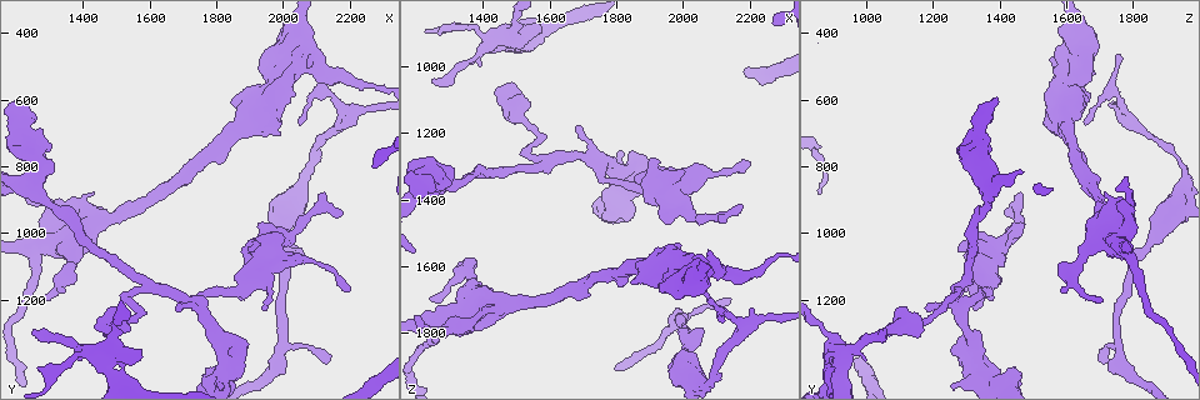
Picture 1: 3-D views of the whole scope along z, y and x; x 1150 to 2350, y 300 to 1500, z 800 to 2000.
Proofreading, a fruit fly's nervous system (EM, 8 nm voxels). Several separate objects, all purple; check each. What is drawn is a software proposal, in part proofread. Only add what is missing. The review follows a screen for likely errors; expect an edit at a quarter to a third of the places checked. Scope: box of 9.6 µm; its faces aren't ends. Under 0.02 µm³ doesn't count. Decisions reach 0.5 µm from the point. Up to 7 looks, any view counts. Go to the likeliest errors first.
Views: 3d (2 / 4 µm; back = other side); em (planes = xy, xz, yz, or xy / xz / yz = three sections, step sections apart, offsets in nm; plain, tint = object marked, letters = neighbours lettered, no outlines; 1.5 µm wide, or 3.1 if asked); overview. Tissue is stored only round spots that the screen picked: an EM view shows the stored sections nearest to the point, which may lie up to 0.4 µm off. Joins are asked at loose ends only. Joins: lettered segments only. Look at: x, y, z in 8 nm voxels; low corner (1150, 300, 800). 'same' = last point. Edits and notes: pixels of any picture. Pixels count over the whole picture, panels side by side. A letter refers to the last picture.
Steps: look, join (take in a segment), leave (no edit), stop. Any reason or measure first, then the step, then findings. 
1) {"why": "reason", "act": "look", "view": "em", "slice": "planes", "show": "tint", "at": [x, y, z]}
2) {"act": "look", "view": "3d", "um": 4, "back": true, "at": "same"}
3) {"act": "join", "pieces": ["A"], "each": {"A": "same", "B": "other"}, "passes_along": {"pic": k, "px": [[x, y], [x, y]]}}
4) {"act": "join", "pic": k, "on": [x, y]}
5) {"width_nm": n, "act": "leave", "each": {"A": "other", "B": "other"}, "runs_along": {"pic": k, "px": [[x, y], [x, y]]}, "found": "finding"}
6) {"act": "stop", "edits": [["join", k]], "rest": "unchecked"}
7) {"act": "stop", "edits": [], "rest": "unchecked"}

{"why": "tapers out", "act": "look", "view": "3d", "um": 4, "at": [1240, 1210, 1700]}

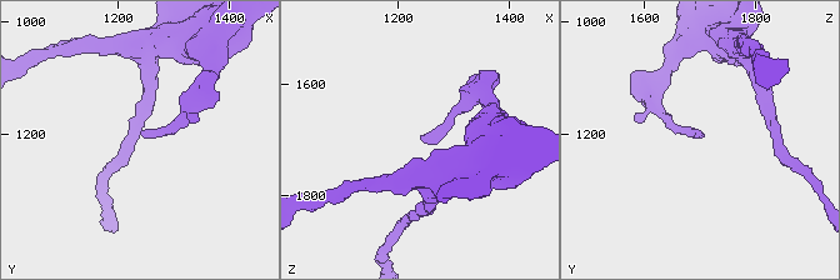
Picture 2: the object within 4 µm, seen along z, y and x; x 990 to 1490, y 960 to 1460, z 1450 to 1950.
{"act": "look", "view": "em", "slice": "planes", "show": "letters", "at": [1240, 1200, 1695]}

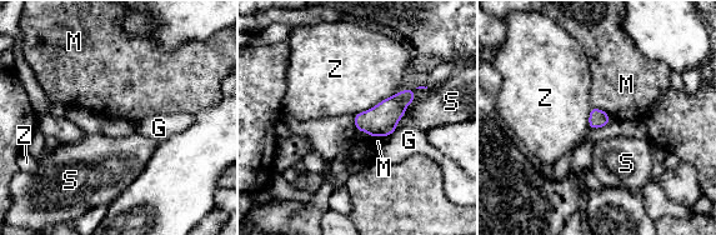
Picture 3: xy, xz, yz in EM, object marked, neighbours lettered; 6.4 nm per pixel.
{"act": "leave", "each": {"G": "other", "M": "other", "S": "other", "Z": "other"}, "border": {"pic": 3, "px": [[395, 94], [353, 115]]}, "found": "no lettered segment goes on from it"}

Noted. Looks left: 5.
{"why": "branch stops here", "act": "look", "view": "3d", "um": 4, "at": [2060, 1060, 1790]}

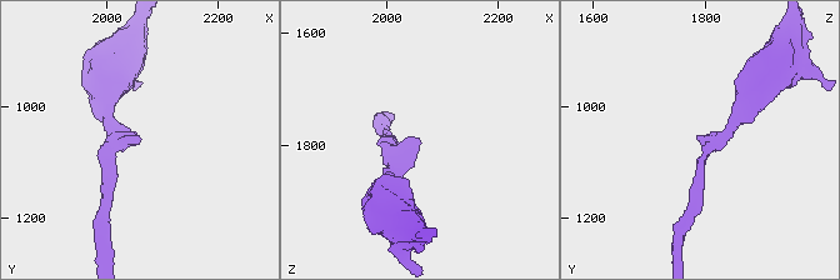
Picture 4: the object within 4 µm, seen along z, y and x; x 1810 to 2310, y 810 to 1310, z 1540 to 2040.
{"why": "now the EM", "act": "look", "view": "em", "slice": "planes", "show": "letters", "at": [2055, 1055, 1785]}

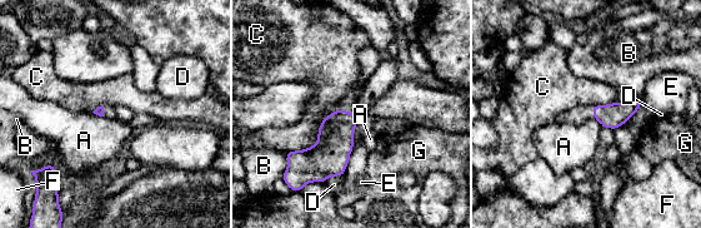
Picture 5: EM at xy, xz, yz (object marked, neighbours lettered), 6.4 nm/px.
{"act": "leave", "each": {"A": "other", "B": "other", "C": "other", "D": "other", "E": "other", "F": "other", "G": "other"}, "border": {"pic": 5, "px": [[336, 108], [313, 144], [284, 153]]}, "found": "no lettered segment goes on from it"}

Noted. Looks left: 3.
{"why": "thin end", "act": "look", "view": "em", "slice": "planes", "show": "letters", "at": [2170, 950, 1420]}

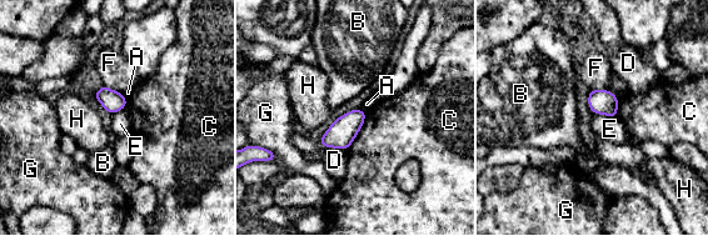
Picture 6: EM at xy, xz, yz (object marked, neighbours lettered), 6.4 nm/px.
{"act": "leave", "each": {"A": "other", "B": "other", "C": "other", "D": "other", "E": "other", "F": "other", "G": "other", "H": "other"}, "border": {"pic": 6, "px": [[593, 113], [614, 118]]}, "found": "none of them fits"}

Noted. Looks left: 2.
{"act": "stop", "edits": [], "rest": "unchecked"}

